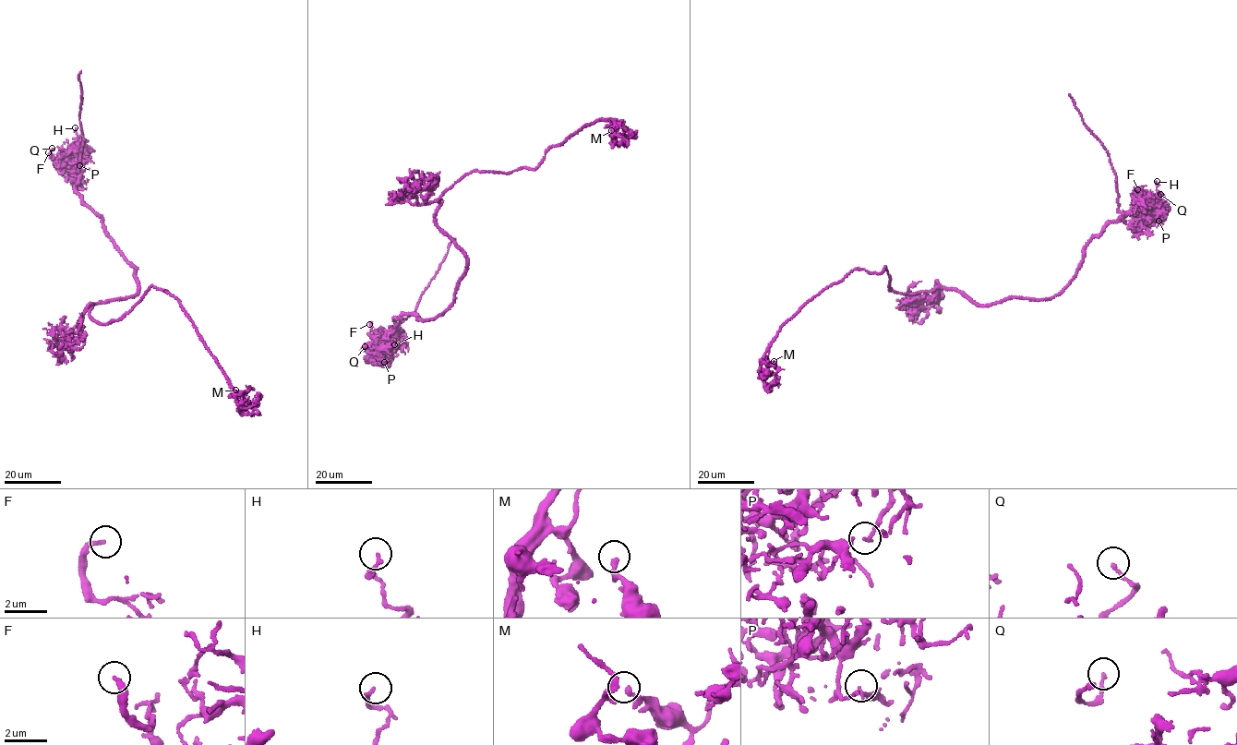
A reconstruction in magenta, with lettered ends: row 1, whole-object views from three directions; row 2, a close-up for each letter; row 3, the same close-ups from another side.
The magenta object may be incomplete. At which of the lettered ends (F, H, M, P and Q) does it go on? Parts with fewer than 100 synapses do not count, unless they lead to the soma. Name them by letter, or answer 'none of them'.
none of them

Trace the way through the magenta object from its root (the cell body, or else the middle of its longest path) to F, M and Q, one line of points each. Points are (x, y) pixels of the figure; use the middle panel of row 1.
F: (442, 230), (466, 259), (455, 302), (429, 319), (396, 318), (396, 336), (379, 347), (372, 344), (369, 324)
M: (442, 230), (438, 199), (467, 174), (534, 169), (592, 123), (612, 119), (613, 143), (611, 130)
Q: (442, 230), (466, 259), (455, 302), (429, 319), (403, 314), (393, 320), (396, 336), (383, 349), (365, 346)

